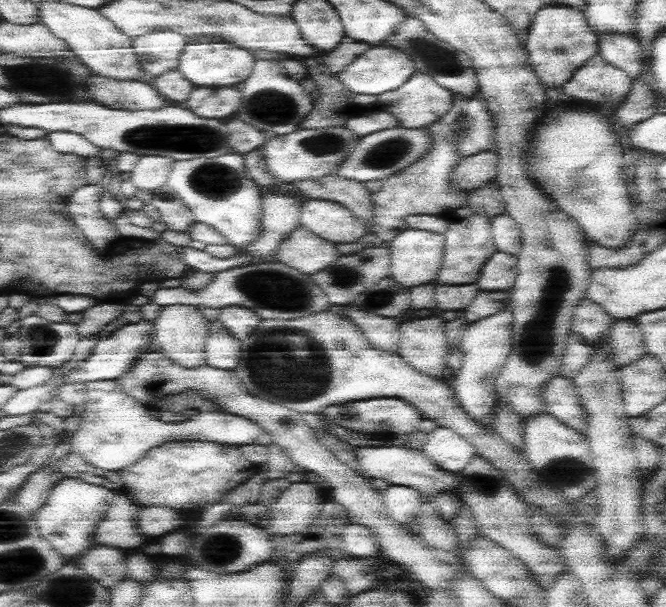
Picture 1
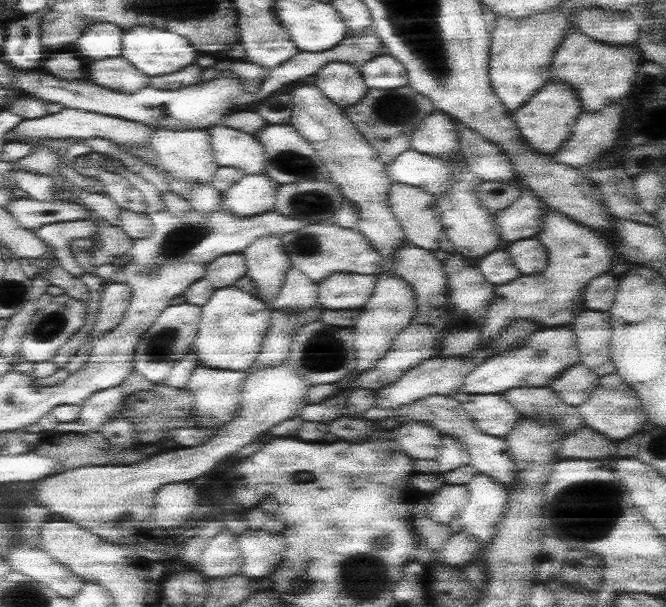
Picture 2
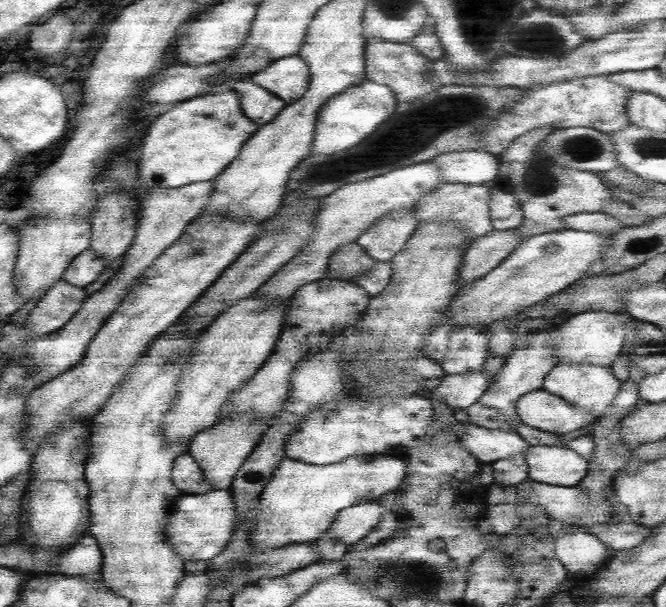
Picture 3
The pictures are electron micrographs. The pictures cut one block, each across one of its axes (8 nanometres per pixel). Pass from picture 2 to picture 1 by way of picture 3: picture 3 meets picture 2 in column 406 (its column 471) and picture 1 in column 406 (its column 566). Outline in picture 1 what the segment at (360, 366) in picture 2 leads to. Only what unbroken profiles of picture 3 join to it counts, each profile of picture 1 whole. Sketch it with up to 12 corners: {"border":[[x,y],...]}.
{"border":[[405,230],[387,242],[391,280],[433,282],[447,256],[445,236]]}

